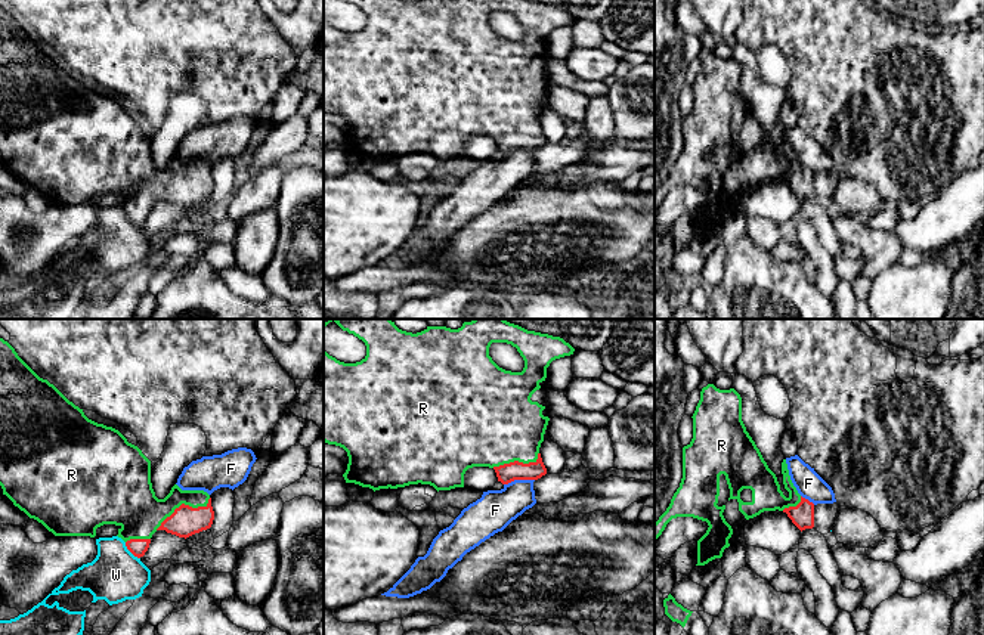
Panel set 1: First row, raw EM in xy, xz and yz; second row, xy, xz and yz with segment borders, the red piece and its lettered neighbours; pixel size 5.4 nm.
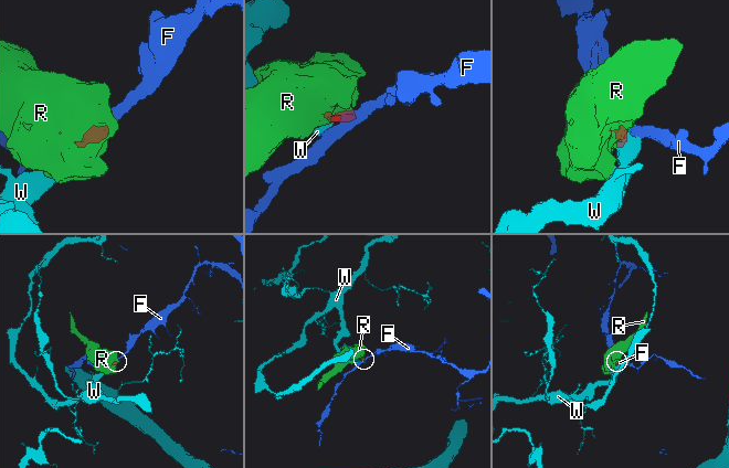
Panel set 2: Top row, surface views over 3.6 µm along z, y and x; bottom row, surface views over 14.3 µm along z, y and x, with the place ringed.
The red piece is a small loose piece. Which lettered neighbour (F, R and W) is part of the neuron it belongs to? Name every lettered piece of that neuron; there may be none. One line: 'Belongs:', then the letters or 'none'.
Belongs: R

